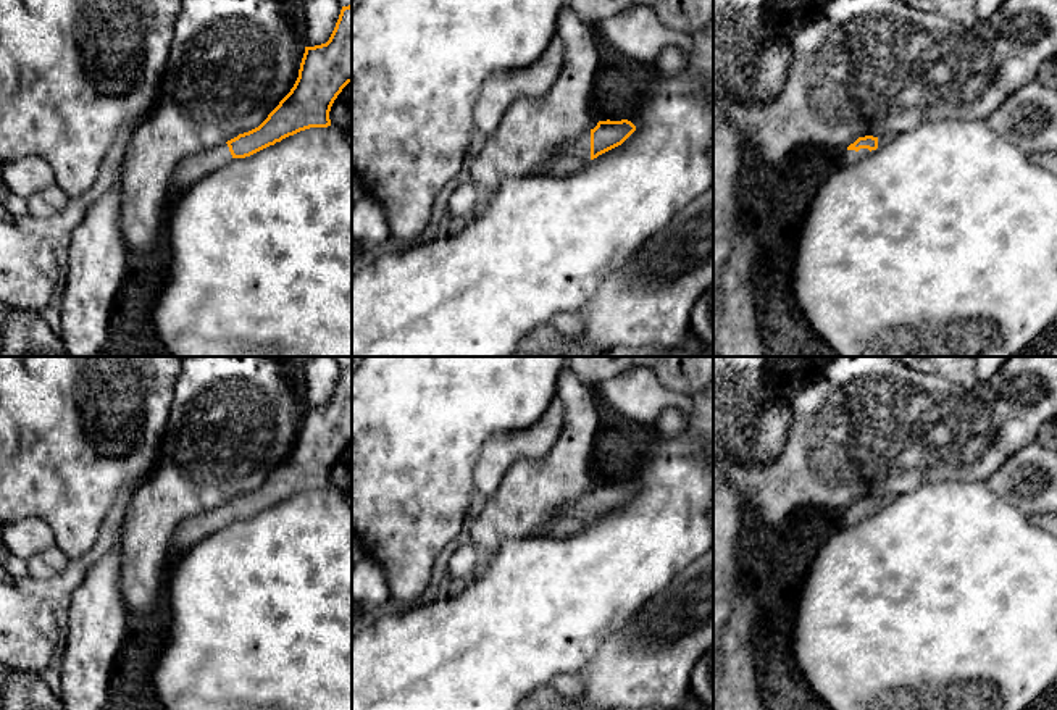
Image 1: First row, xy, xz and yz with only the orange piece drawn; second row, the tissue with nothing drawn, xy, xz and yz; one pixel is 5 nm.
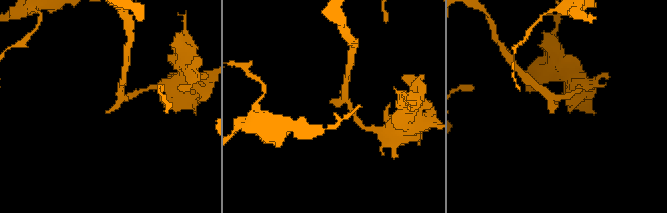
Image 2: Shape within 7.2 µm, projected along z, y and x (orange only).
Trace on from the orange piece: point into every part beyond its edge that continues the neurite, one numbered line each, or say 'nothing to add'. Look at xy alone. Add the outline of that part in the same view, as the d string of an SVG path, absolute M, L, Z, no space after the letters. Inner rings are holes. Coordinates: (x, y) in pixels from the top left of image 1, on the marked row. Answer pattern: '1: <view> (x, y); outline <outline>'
1: xy (196, 167); outline M228 144L218 145L202 153L187 157L176 169L169 187L171 202L184 194L195 182L213 173L215 169L231 163L234 158Z

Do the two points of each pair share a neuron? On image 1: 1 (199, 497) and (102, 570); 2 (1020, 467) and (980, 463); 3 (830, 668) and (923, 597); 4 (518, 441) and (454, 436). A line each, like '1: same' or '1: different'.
1: different
2: different
3: same
4: different

